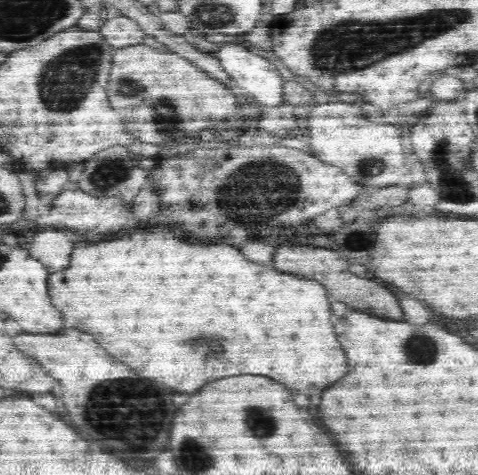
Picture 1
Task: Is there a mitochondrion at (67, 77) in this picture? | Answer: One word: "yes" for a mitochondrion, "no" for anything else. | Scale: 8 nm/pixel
yes

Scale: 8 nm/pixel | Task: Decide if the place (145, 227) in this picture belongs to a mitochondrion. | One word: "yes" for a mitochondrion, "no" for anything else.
no

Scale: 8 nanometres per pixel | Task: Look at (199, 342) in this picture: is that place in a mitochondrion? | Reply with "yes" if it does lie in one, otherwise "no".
yes

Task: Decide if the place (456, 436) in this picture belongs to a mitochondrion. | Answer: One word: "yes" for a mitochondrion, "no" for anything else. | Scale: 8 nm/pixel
no

